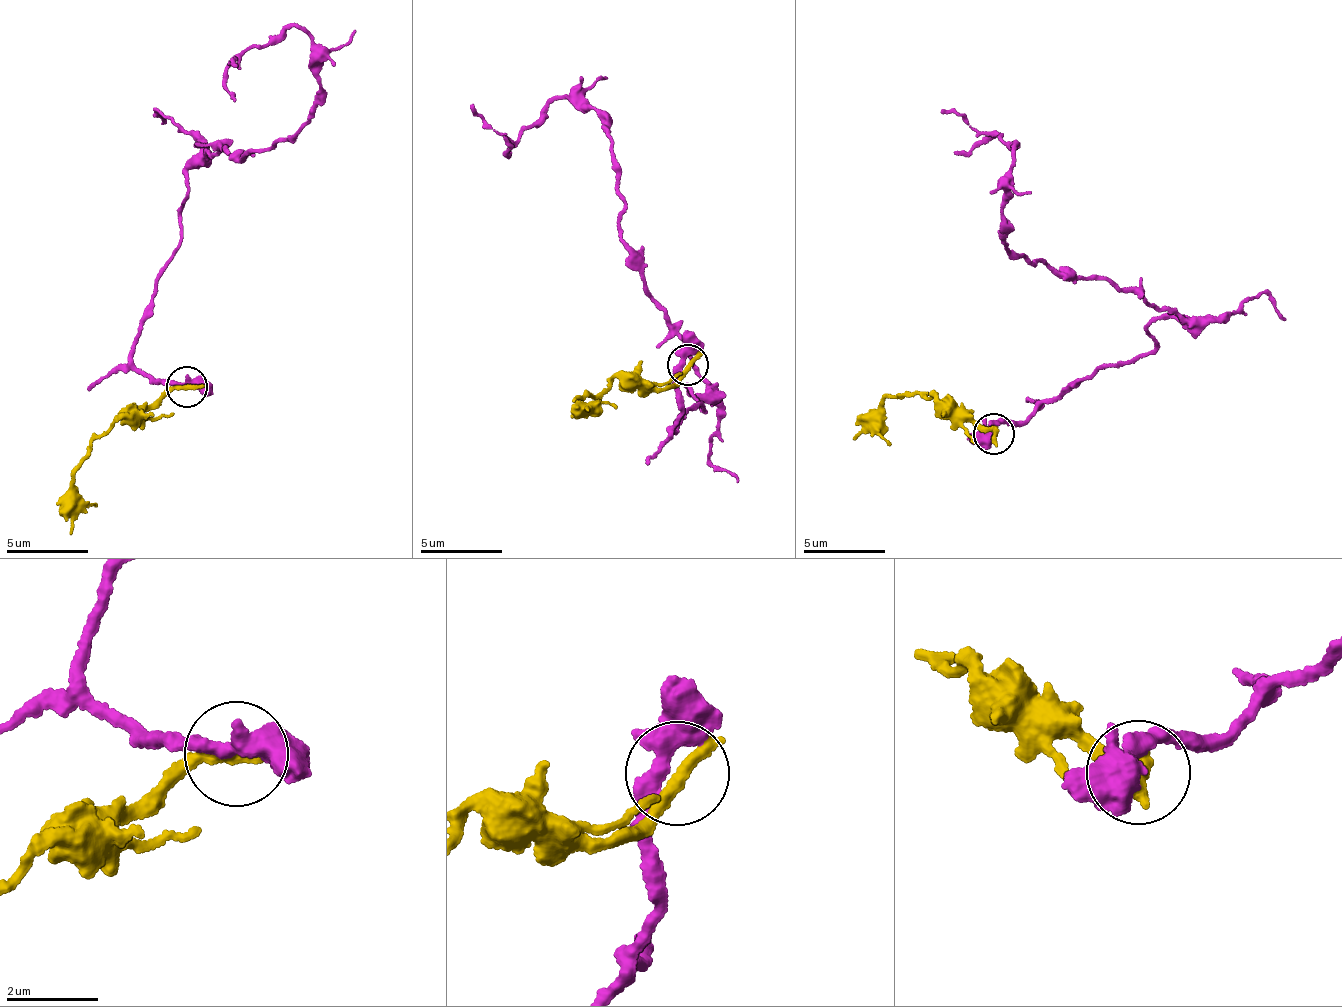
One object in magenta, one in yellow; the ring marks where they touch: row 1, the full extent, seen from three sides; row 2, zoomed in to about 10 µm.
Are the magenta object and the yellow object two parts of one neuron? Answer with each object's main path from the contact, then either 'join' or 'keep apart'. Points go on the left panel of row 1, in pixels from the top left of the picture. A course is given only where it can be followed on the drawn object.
magenta runs (186, 385), (131, 361), (187, 171), (258, 154), (320, 95), (318, 45), (289, 28), (234, 66); yellow runs (186, 388), (155, 398), (127, 414), (118, 414), (89, 441), (76, 476), (76, 500), (70, 533); keep apart

